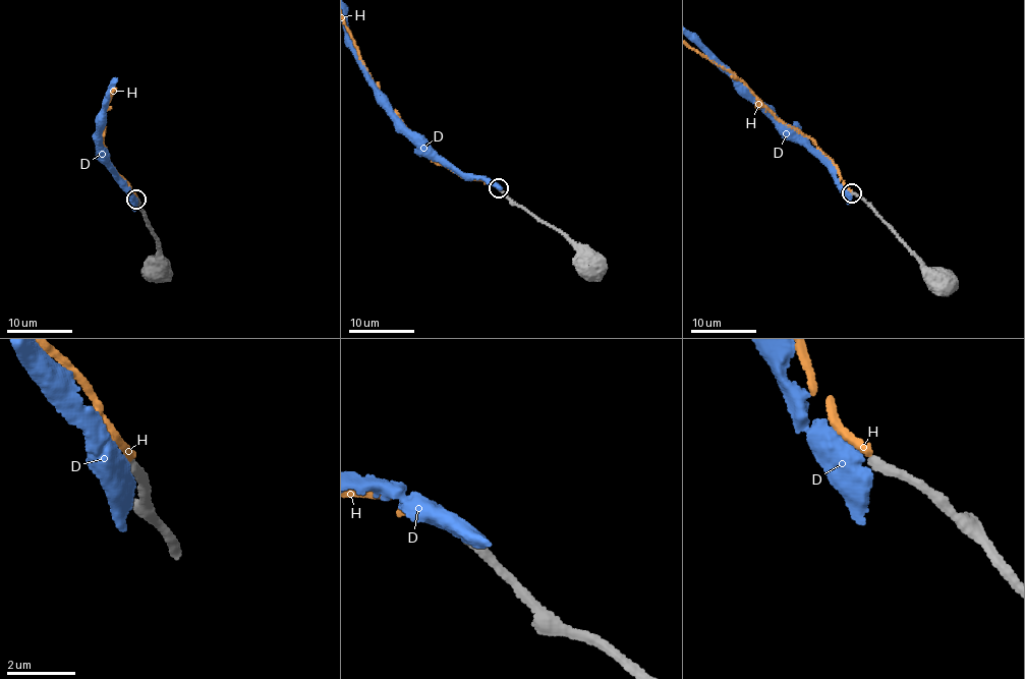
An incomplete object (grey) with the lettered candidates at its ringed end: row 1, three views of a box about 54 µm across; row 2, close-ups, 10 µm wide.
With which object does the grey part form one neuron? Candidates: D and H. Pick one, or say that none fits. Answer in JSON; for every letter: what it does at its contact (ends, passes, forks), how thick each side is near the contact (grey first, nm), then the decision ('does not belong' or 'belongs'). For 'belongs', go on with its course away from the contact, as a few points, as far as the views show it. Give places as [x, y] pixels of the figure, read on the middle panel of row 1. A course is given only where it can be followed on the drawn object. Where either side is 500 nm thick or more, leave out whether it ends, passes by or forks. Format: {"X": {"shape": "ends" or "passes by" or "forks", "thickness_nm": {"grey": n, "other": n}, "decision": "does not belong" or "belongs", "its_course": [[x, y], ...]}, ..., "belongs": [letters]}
{"D": {"shape": "passes by", "thickness_nm": {"grey": 300, "other": 440}, "decision": "does not belong"}, "H": {"shape": "ends", "thickness_nm": {"grey": 280, "other": 240}, "decision": "does not belong"}, "belongs": []}

